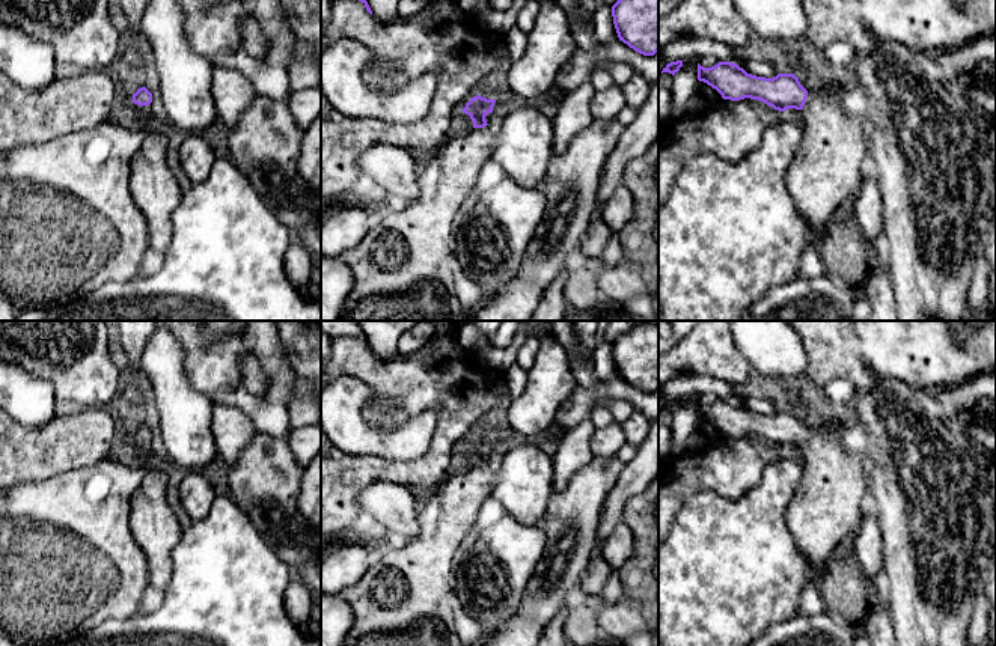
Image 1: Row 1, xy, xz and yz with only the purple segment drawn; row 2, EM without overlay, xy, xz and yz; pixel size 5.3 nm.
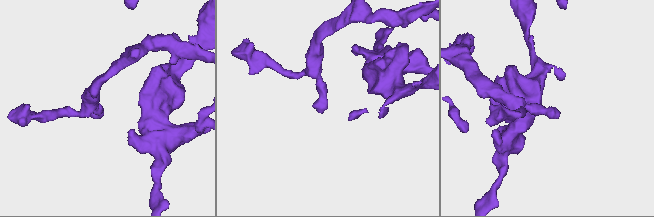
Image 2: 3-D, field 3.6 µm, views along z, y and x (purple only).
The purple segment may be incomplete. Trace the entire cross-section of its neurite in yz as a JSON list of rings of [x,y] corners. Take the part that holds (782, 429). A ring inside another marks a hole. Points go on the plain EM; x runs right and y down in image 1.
[[[719,399],[711,405],[698,401],[698,417],[716,426],[723,437],[750,435],[779,449],[788,446],[802,449],[805,474],[788,504],[785,523],[797,550],[805,556],[817,578],[842,539],[857,530],[862,520],[860,504],[868,492],[866,461],[842,447],[839,437],[842,425],[826,414],[824,423],[818,429],[808,429],[794,411],[778,411],[773,416],[756,414],[731,399]]]

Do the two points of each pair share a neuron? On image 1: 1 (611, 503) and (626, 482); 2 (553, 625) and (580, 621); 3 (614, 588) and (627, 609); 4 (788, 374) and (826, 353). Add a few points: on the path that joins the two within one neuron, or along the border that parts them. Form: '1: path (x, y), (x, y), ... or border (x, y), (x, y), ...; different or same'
1: path (615, 499), (626, 487); same
2: border (579, 597), (571, 606), (562, 630); different
3: border (624, 595), (606, 604); different
4: border (799, 336), (806, 356), (806, 383); different

